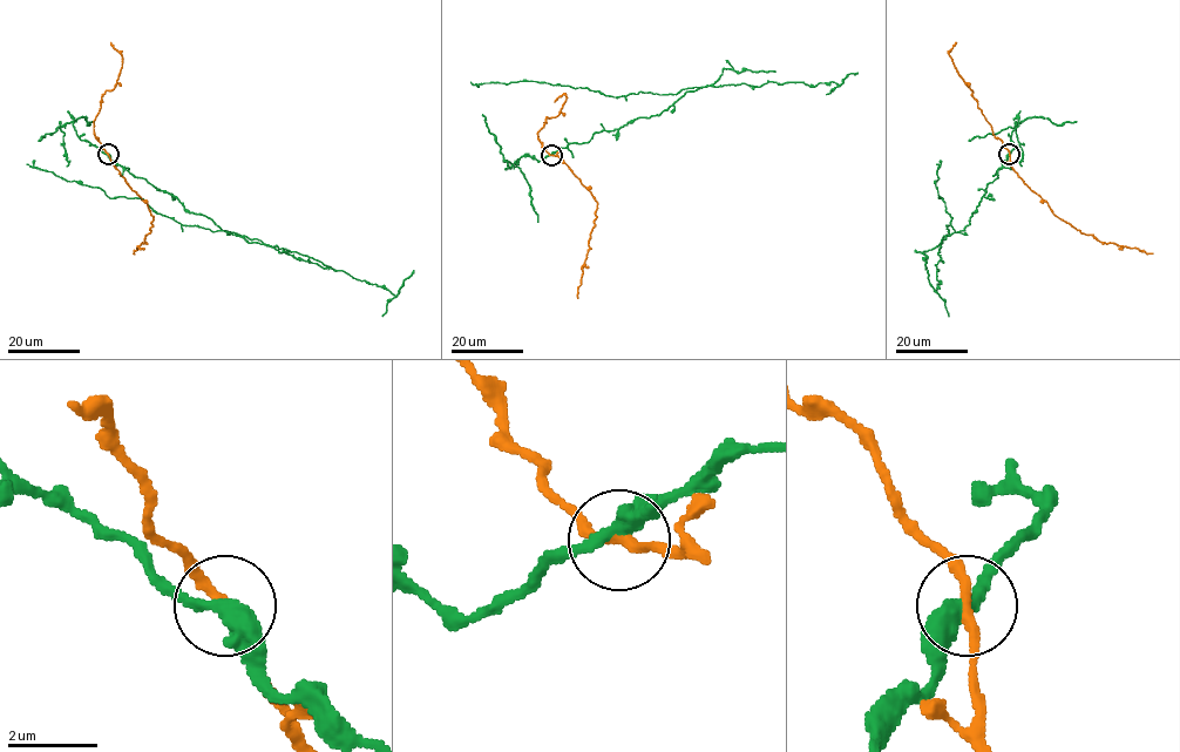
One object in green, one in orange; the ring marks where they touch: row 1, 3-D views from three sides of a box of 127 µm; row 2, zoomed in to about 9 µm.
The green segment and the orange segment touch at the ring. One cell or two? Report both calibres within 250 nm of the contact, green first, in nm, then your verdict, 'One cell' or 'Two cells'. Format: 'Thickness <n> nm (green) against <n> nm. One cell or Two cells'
Thickness 380 nm (green) against 240 nm. Two cells

